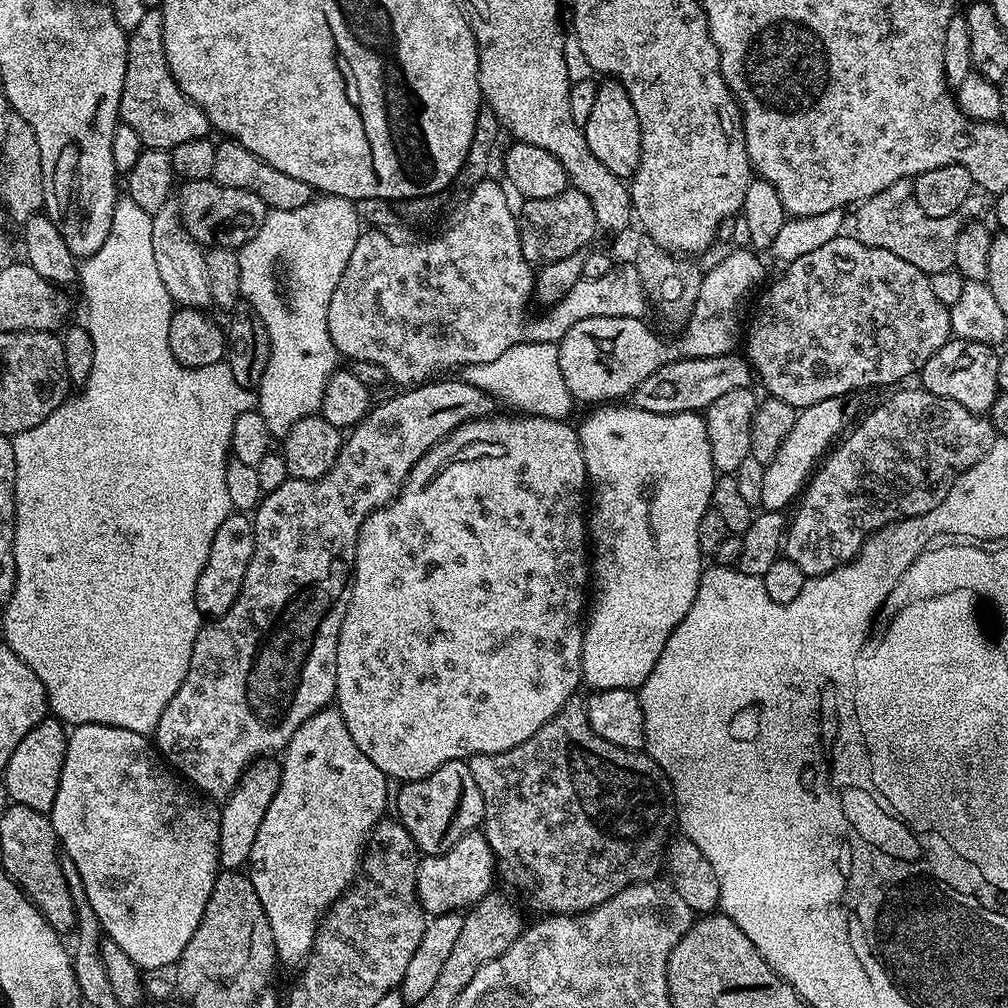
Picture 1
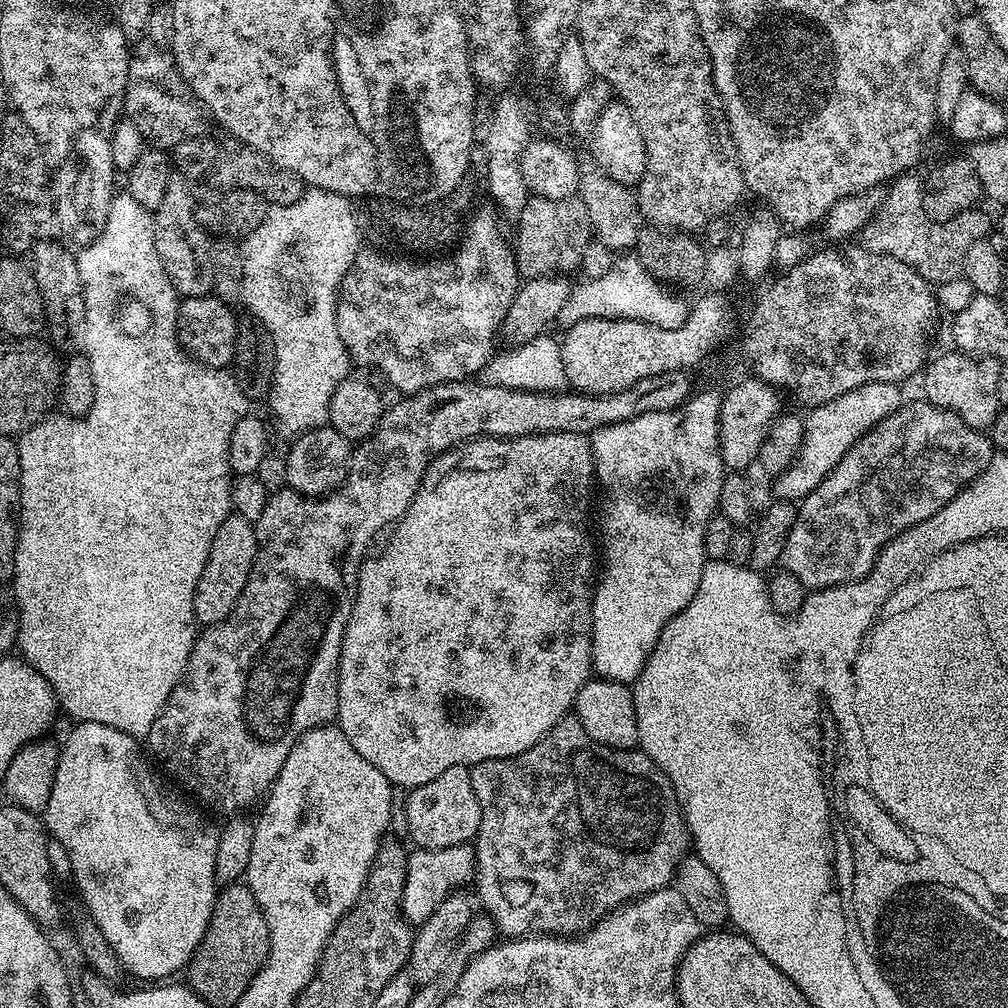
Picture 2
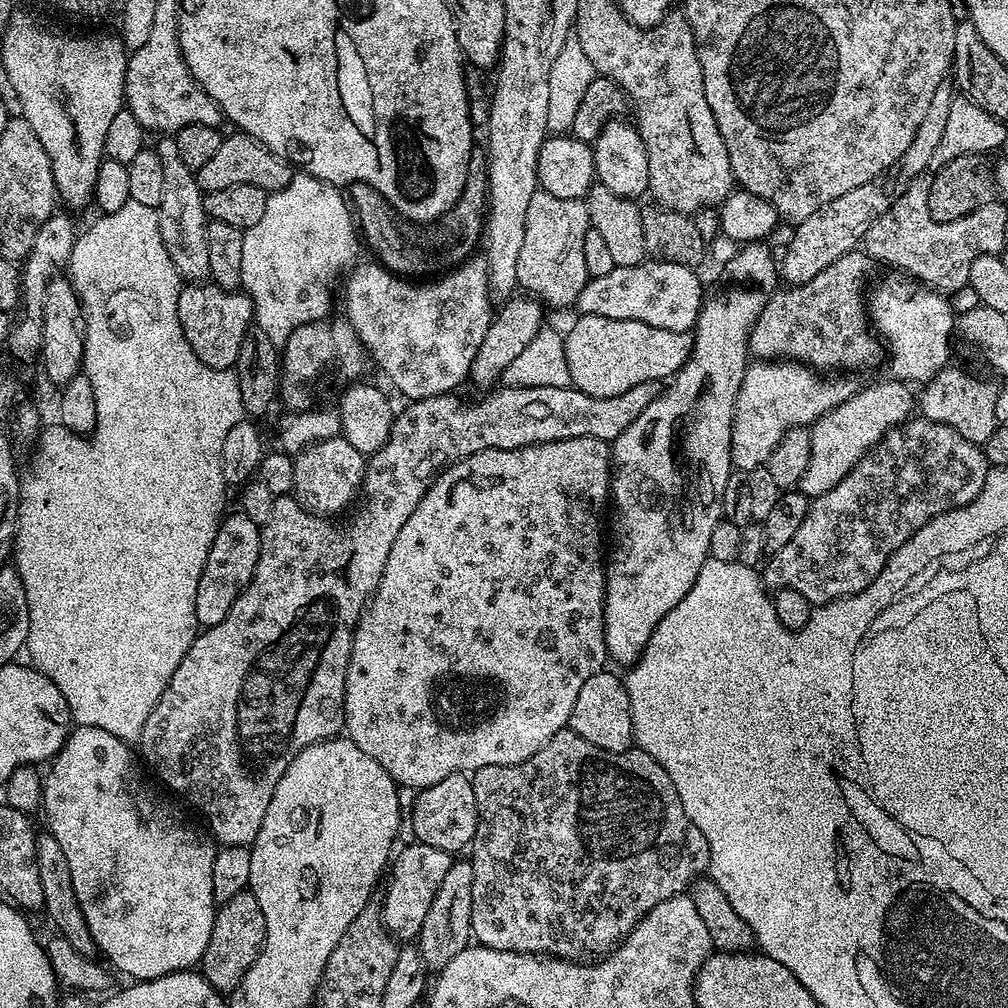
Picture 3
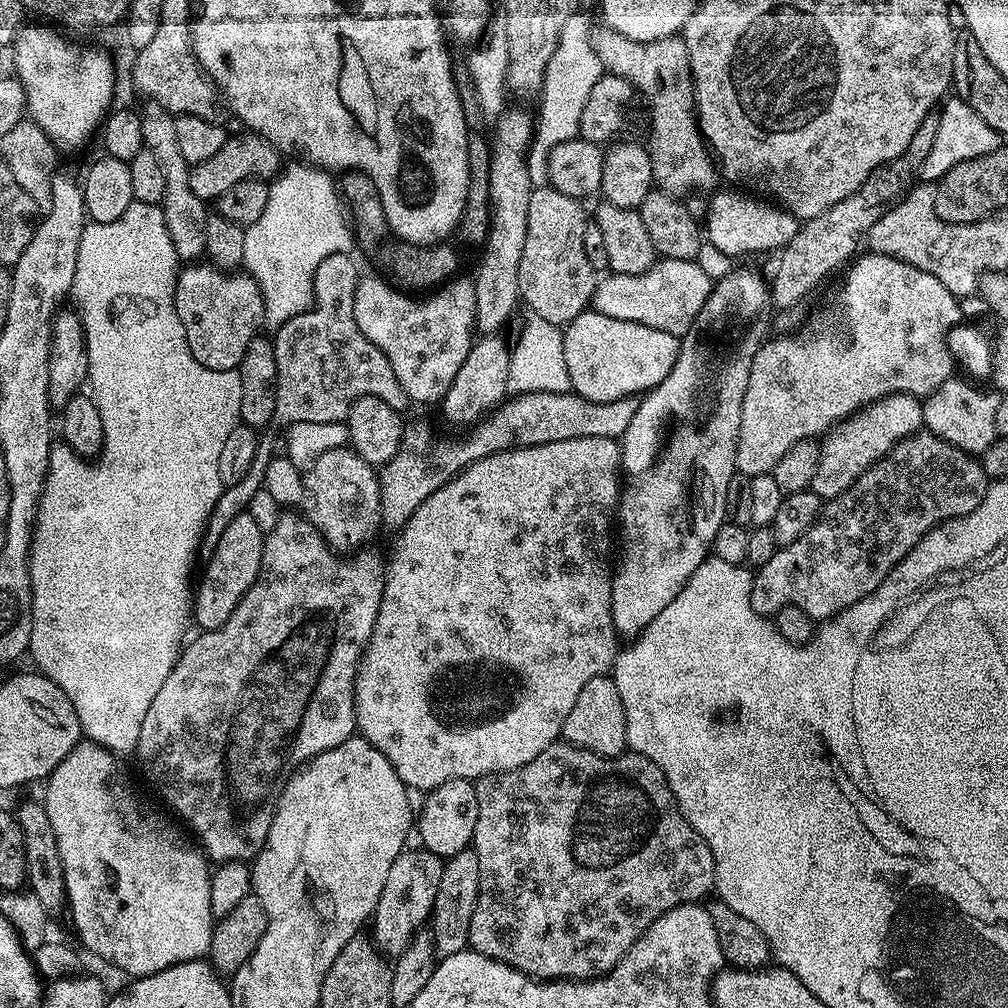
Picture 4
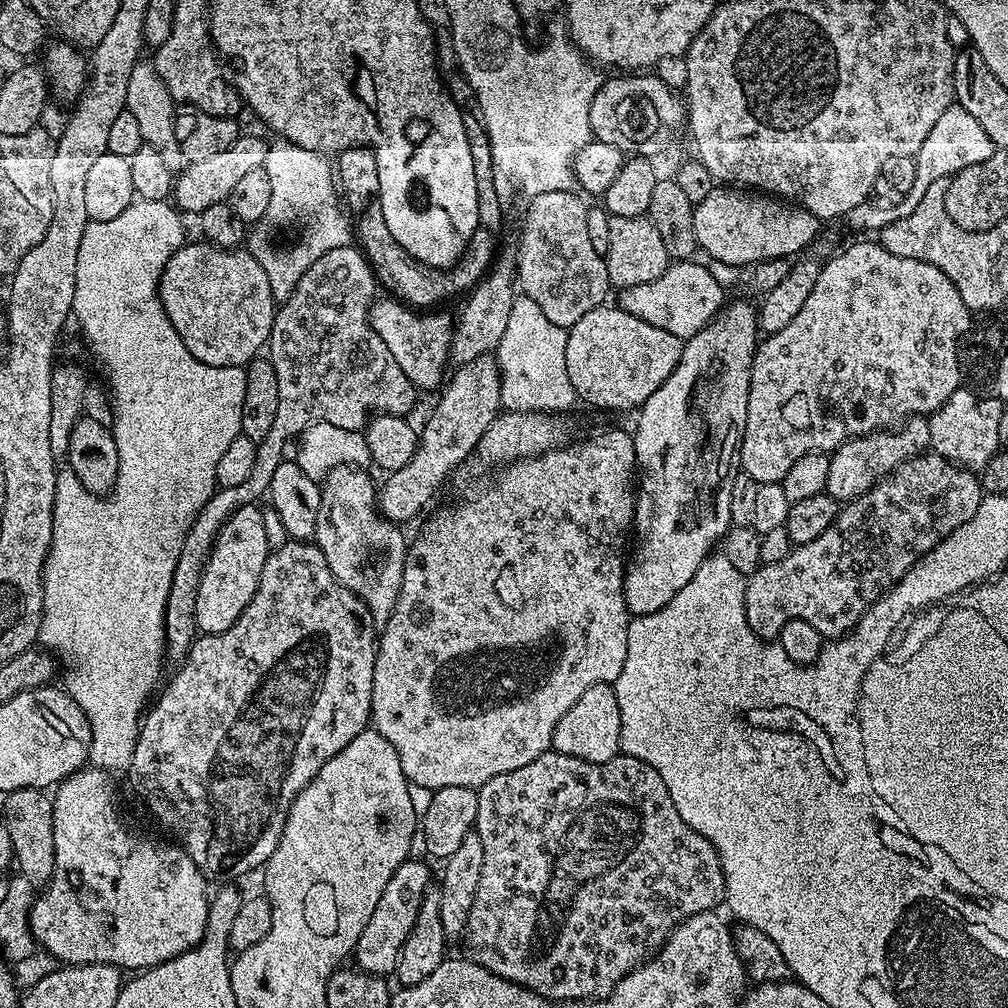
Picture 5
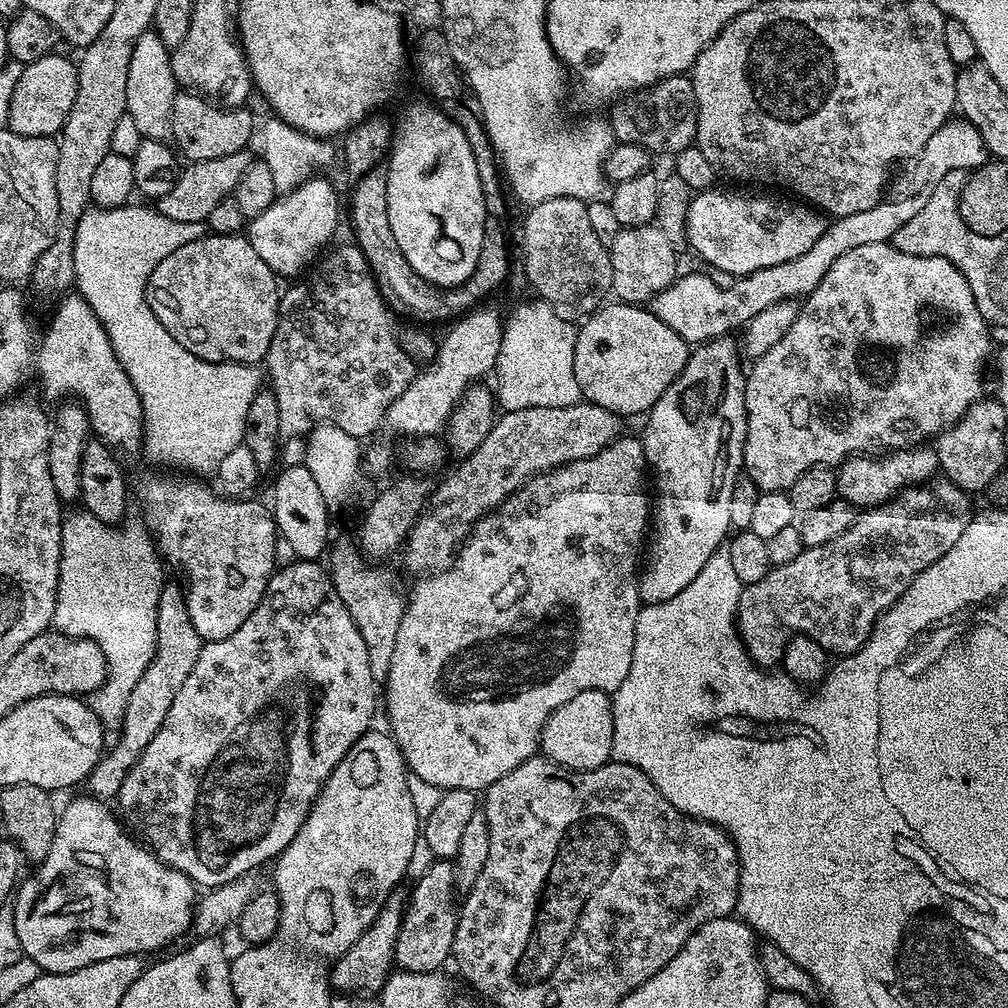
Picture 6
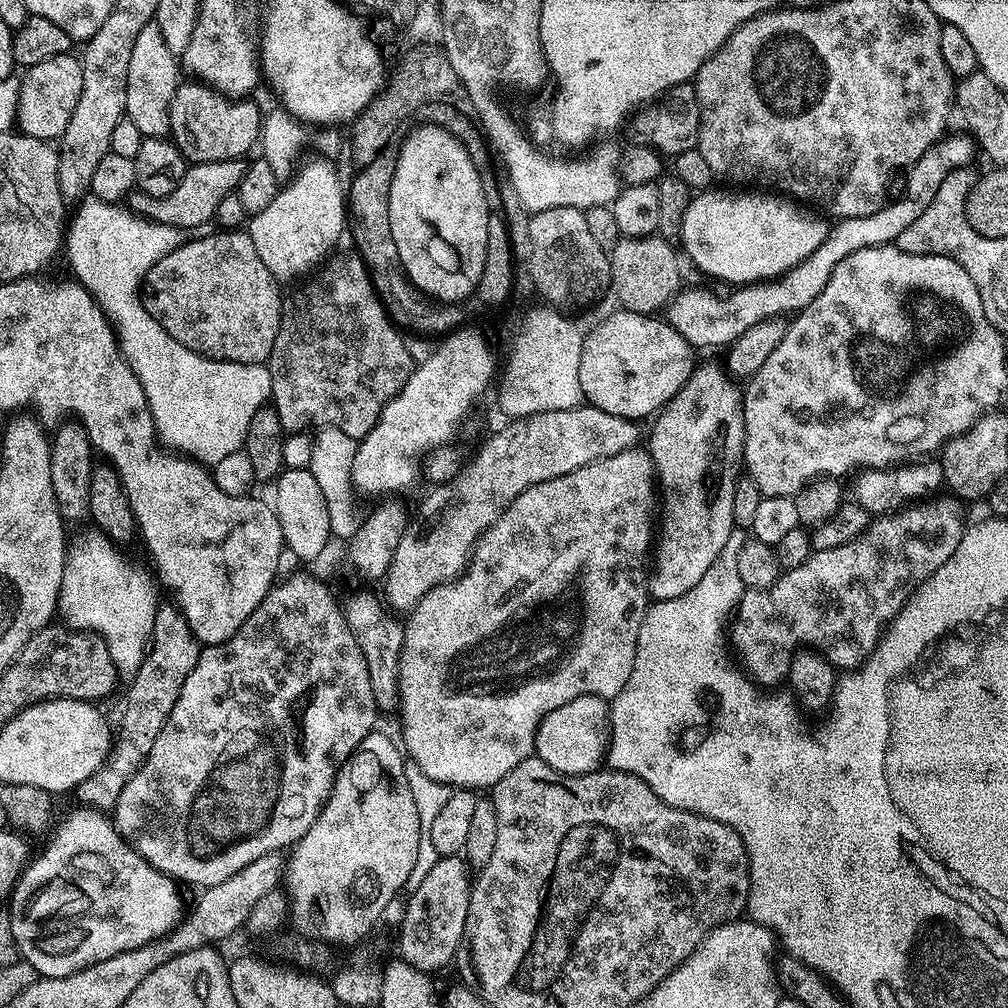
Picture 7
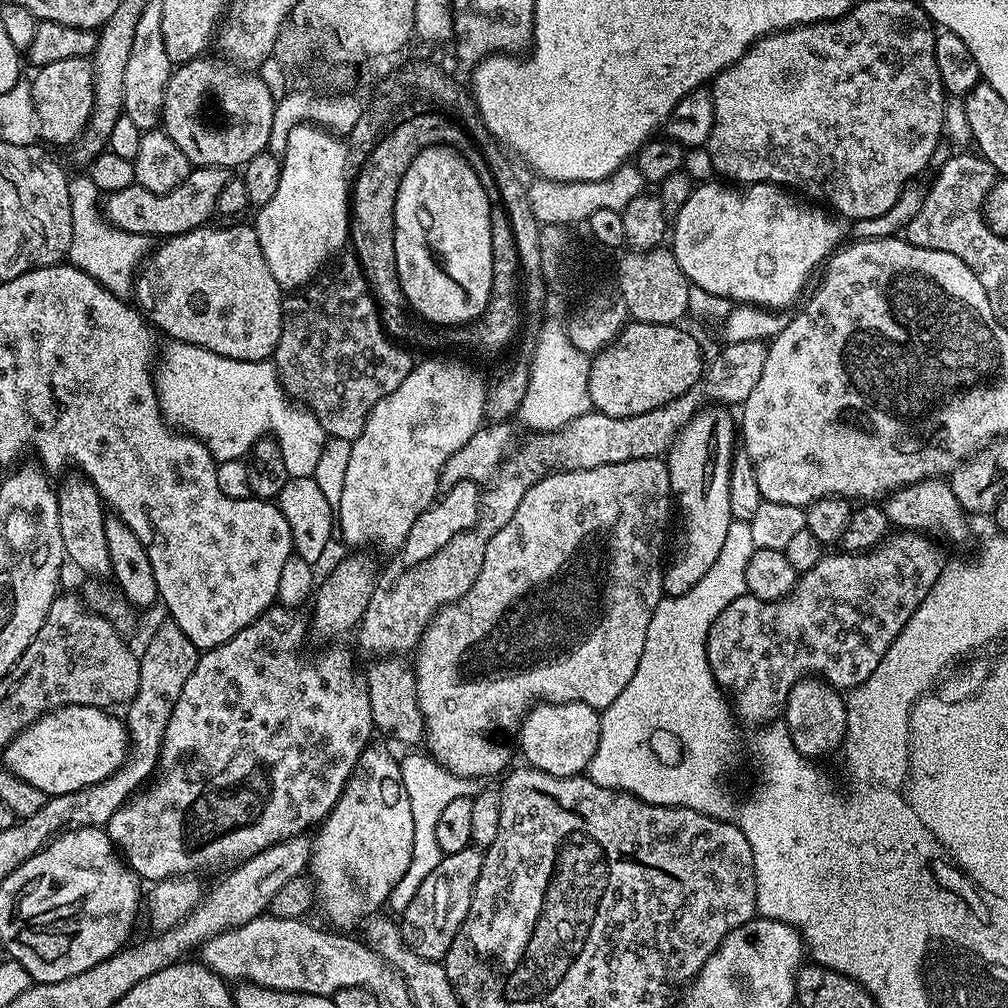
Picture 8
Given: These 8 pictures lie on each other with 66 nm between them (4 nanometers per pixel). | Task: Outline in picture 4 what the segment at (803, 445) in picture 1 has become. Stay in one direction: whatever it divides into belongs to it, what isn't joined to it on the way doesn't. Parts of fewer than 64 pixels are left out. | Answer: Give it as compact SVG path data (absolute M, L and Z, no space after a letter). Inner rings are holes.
M899 392L867 404L853 416L841 420L819 441L820 461L812 479L811 491L817 492L821 501L832 500L848 490L866 469L882 460L896 443L923 428L924 406L921 397Z

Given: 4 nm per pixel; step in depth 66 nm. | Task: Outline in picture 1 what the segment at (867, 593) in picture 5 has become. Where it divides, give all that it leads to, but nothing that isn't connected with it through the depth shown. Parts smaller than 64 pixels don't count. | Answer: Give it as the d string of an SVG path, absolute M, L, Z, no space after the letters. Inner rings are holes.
M919 386L903 388L896 390L901 390L901 392L894 393L889 400L882 401L852 433L849 431L823 457L822 463L815 469L814 475L809 479L802 495L799 497L798 503L795 505L795 508L797 507L796 513L791 513L788 521L788 530L784 538L782 552L787 560L794 562L794 566L798 566L798 570L804 572L805 577L821 576L827 572L834 571L836 568L841 568L844 564L849 564L859 554L860 547L863 546L865 539L871 536L872 533L877 532L878 529L885 528L888 524L895 524L897 520L905 520L911 516L921 516L938 506L942 506L946 494L950 494L950 486L954 486L954 482L963 472L970 470L970 466L978 463L988 453L990 446L994 446L998 433L987 415L966 410L966 406L958 406L958 402L950 402L950 398L942 398L938 394L930 394L926 389Z

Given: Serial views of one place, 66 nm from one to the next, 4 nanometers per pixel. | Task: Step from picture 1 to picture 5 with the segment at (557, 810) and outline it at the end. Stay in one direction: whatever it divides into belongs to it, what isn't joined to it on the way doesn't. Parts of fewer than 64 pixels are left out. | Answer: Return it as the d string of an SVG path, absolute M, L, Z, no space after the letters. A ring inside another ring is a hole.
M549 750L534 758L534 762L518 766L518 770L490 778L490 782L479 788L476 797L478 814L474 831L482 838L486 858L482 858L482 878L478 878L478 894L474 894L474 906L470 906L470 918L466 922L462 944L468 947L467 955L475 964L481 964L495 976L529 988L548 1000L595 1000L610 995L612 987L622 982L626 974L659 952L669 934L682 921L699 912L719 909L719 904L721 907L725 903L724 875L714 846L682 822L682 814L674 810L670 790L666 790L666 782L662 782L658 770L654 770L654 766L646 766L646 762L638 758L621 754L610 762L595 764Z

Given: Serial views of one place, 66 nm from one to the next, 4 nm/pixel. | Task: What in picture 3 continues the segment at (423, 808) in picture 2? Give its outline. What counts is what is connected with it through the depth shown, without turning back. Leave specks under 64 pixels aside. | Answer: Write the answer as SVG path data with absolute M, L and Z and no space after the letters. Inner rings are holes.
M455 772L434 786L419 789L410 813L412 832L419 843L438 846L438 850L459 853L459 848L467 849L472 843L478 822L478 806L474 802L474 786L465 773Z

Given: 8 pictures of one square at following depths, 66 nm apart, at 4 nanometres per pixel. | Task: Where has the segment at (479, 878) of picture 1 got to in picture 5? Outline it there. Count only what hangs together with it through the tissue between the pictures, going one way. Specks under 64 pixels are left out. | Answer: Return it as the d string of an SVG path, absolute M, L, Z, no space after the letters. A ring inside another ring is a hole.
M409 858L394 870L390 882L386 882L386 890L382 890L382 898L378 898L378 906L374 906L374 914L370 914L370 922L366 922L366 930L356 943L354 953L355 967L371 976L391 977L396 971L396 963L400 957L402 946L414 930L414 918L418 918L418 910L422 906L424 896L430 891L430 883L434 876L420 860Z

